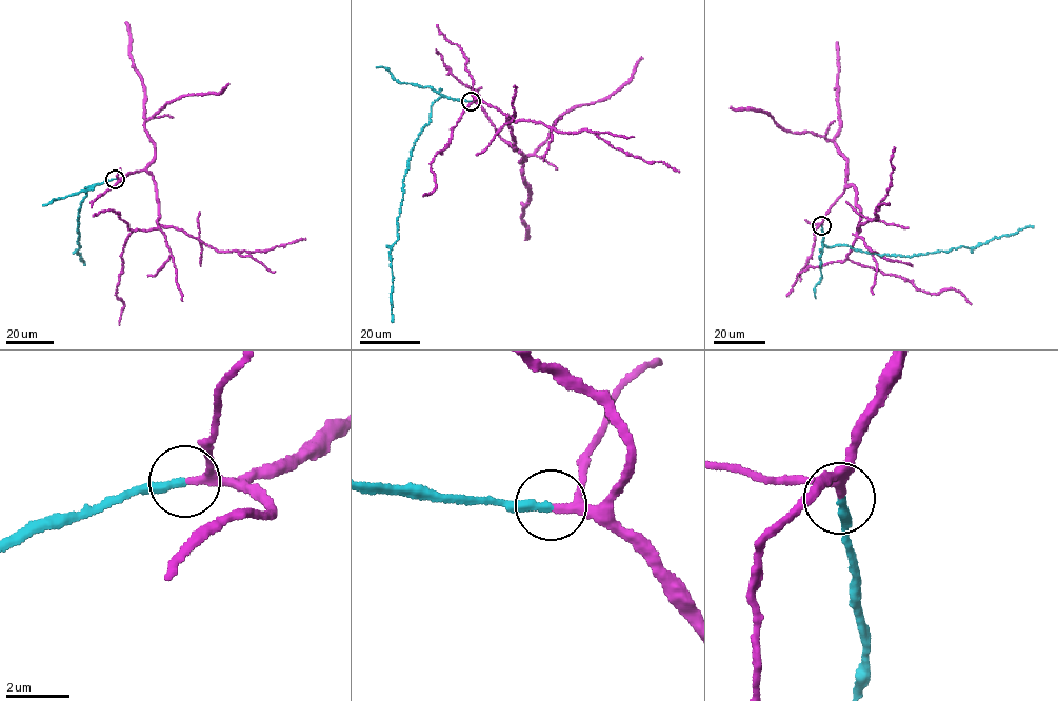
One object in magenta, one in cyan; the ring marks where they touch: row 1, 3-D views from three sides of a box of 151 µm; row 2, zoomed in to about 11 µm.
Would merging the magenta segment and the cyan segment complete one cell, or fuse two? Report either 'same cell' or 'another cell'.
same cell

